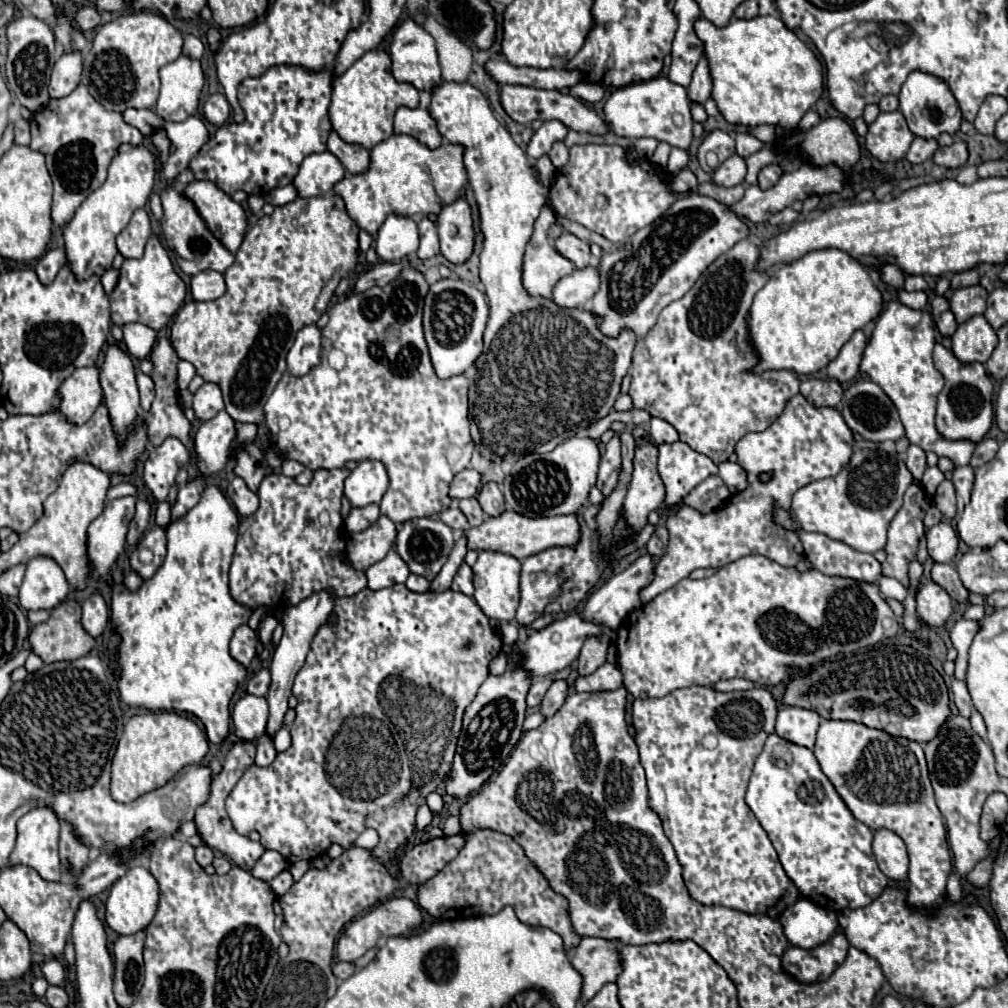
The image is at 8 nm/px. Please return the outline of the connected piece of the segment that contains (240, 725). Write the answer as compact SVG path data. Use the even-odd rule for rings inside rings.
M244 695L232 713L236 737L242 741L256 741L262 737L262 731L266 729L266 717L268 717L268 701L264 697Z

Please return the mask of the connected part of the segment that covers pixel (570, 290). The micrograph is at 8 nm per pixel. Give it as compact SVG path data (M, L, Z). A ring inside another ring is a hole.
M586 267L580 271L576 269L554 285L550 299L566 309L584 309L598 291L598 285L600 279L596 267Z

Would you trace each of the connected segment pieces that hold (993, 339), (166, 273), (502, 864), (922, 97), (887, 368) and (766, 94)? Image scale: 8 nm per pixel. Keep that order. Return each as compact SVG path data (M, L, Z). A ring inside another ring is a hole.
M982 315L958 325L952 335L952 351L962 363L986 363L994 351L994 345L998 345L996 331Z
M152 235L146 243L146 251L144 251L142 259L124 259L124 263L120 267L118 285L110 293L112 321L116 325L140 321L140 323L152 327L154 331L158 331L176 315L184 297L186 297L184 281L174 271L172 261L160 243L160 239L156 235Z
M474 829L464 831L464 847L458 857L450 861L442 871L418 887L418 905L438 921L466 919L478 915L500 913L506 905L514 907L518 919L528 925L542 925L556 931L564 939L564 949L568 955L578 947L582 935L574 933L570 925L570 913L566 897L554 893L542 871L526 857L524 849L514 841L514 837L492 831ZM446 911L480 911L480 913L446 913Z
M920 71L910 73L906 83L900 89L898 99L900 99L900 111L906 117L906 123L908 123L910 131L918 137L938 139L940 133L954 135L960 129L960 121L962 121L960 107L956 103L954 95L950 93L948 85L942 79L934 77L934 75L920 73ZM952 107L954 107L954 113L952 113Z
M890 301L880 317L876 319L872 337L866 345L860 373L866 375L878 383L884 393L894 401L900 419L906 427L906 437L912 445L922 447L924 451L934 451L938 457L948 457L954 461L956 467L968 465L970 457L974 453L972 441L946 441L934 425L936 417L936 397L944 387L942 373L934 367L932 361L932 349L936 343L934 335L934 323L928 311L914 311L900 301Z
M758 15L752 19L732 19L726 27L716 27L704 17L694 23L698 39L704 43L704 57L710 65L710 77L714 83L712 99L716 101L724 119L732 125L780 125L782 129L796 129L802 115L822 95L822 65L816 55L804 45L804 41L790 31L778 17Z

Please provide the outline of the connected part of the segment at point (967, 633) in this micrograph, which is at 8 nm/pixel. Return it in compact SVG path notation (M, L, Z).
M960 619L956 621L956 625L950 631L950 639L958 651L958 659L956 659L956 679L964 679L966 677L966 669L968 669L968 649L974 641L974 633L978 633L980 623L978 621L970 621L970 619Z

